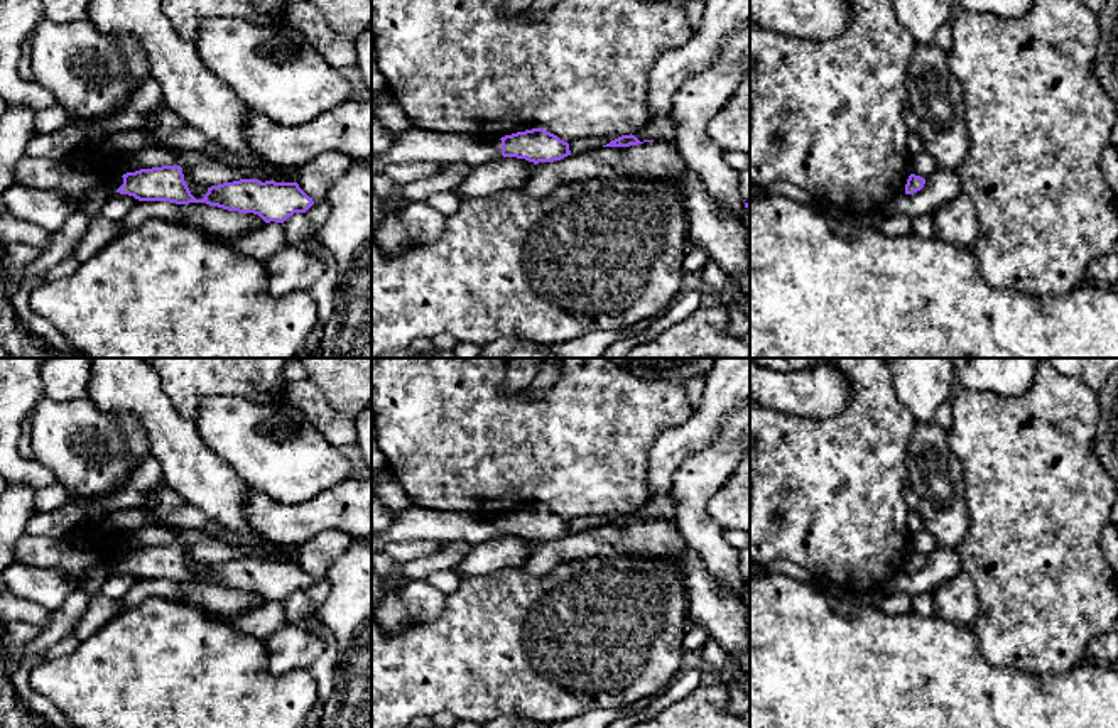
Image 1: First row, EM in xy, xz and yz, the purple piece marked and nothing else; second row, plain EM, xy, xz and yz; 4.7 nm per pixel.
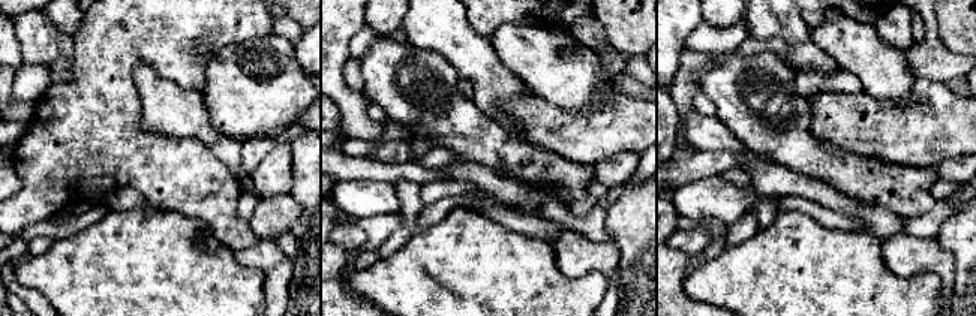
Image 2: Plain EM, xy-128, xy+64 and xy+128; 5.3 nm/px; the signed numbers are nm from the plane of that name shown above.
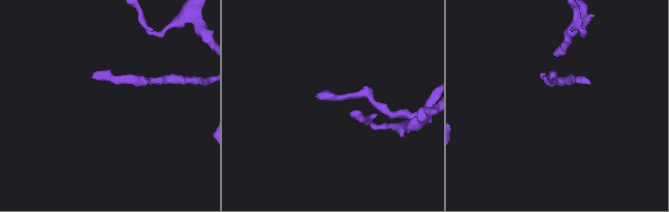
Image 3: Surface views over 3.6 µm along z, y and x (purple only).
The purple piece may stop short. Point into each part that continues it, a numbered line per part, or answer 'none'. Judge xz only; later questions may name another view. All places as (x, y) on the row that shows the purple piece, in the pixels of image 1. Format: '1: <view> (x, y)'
1: xz (416, 146)

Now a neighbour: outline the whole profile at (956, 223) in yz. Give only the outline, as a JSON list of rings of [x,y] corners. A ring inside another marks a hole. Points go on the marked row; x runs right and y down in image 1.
[[[963,191],[934,213],[934,235],[947,243],[971,248],[980,236],[980,220],[973,201]]]

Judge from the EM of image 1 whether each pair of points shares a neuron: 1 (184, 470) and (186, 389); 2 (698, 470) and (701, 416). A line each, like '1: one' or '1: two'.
1: two
2: two

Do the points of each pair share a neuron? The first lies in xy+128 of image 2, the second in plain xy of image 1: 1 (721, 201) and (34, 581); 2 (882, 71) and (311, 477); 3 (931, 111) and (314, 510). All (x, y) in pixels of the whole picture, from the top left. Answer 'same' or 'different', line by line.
1: same
2: same
3: same

